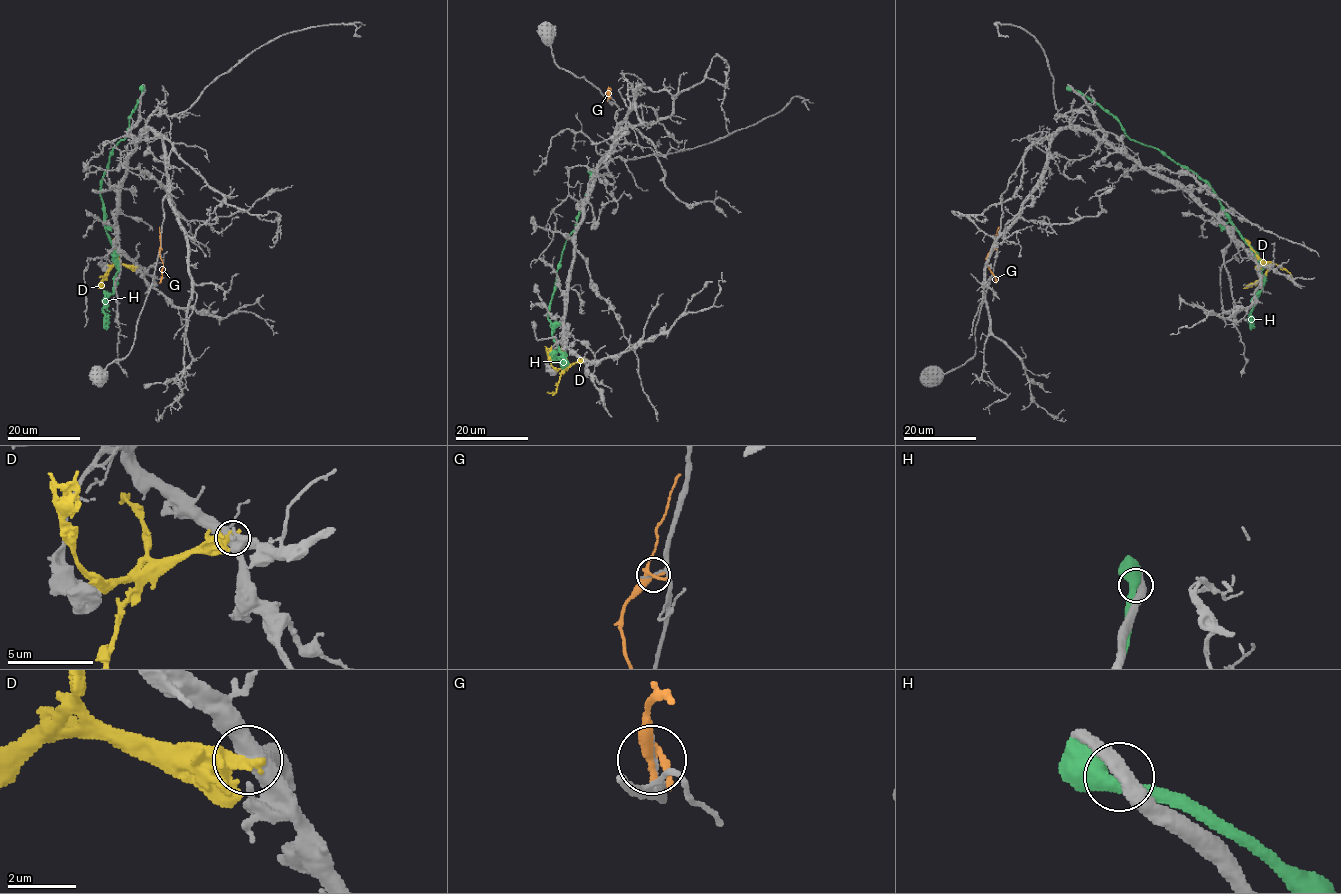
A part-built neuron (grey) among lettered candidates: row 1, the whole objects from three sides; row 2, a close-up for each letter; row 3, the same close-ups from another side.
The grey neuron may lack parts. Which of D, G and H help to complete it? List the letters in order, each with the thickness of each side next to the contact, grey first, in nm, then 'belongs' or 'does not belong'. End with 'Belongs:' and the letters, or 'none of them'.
D: 480/320 nm | does not belong
G: 110/280 nm | does not belong
H: 440/480 nm | belongs
Belongs: H

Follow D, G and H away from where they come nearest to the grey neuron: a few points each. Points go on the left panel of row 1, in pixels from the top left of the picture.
D: (136, 266), (116, 264), (97, 287)
G: (160, 248), (162, 276), (159, 283)
H: (143, 89), (128, 134), (112, 150), (100, 191), (103, 225), (118, 268), (114, 292), (103, 309), (107, 330)

